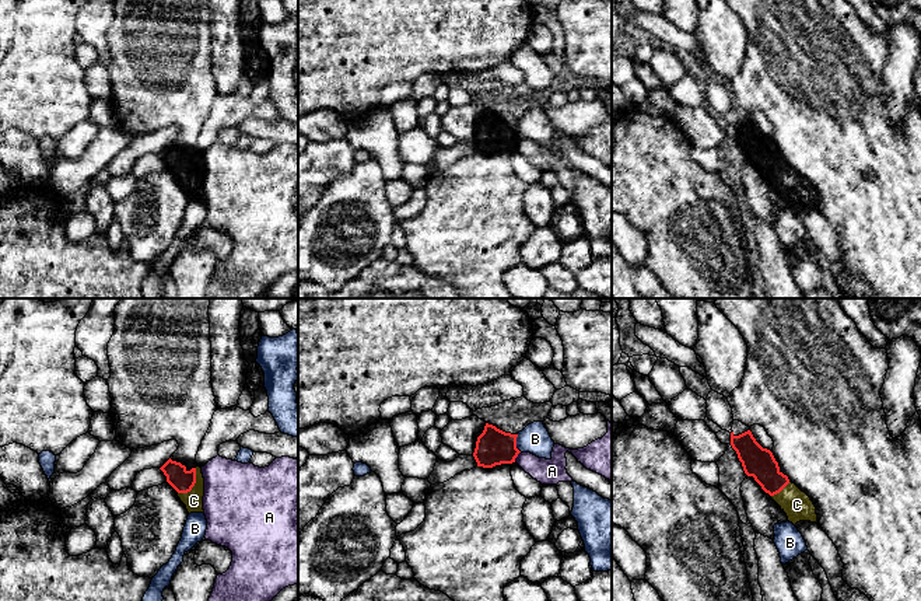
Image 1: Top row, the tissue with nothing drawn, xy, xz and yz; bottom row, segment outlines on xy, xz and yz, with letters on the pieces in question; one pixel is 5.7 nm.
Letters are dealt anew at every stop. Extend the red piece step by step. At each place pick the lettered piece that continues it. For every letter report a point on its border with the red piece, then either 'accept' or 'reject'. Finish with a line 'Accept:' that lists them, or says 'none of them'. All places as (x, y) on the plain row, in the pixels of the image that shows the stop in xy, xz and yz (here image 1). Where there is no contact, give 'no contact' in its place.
A: contact xz (517, 142); reject
B: contact xz (515, 129); reject
C: contact xy (193, 171); accept
Accept: C

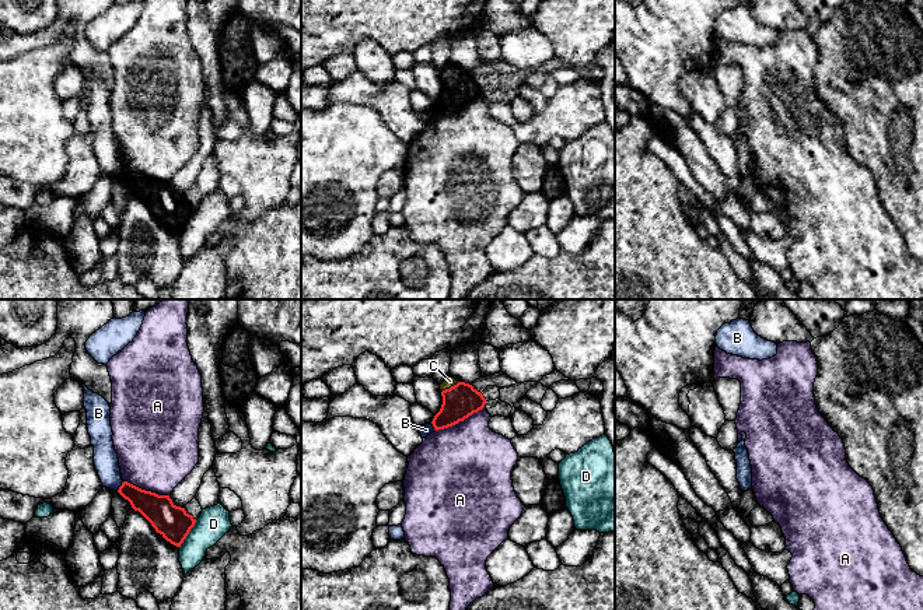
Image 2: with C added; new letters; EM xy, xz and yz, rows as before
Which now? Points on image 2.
A: contact xz (461, 107); reject
B: contact xy (121, 172); reject
C: contact xz (451, 73); accept
D: contact xy (188, 220); reject
Accept: C

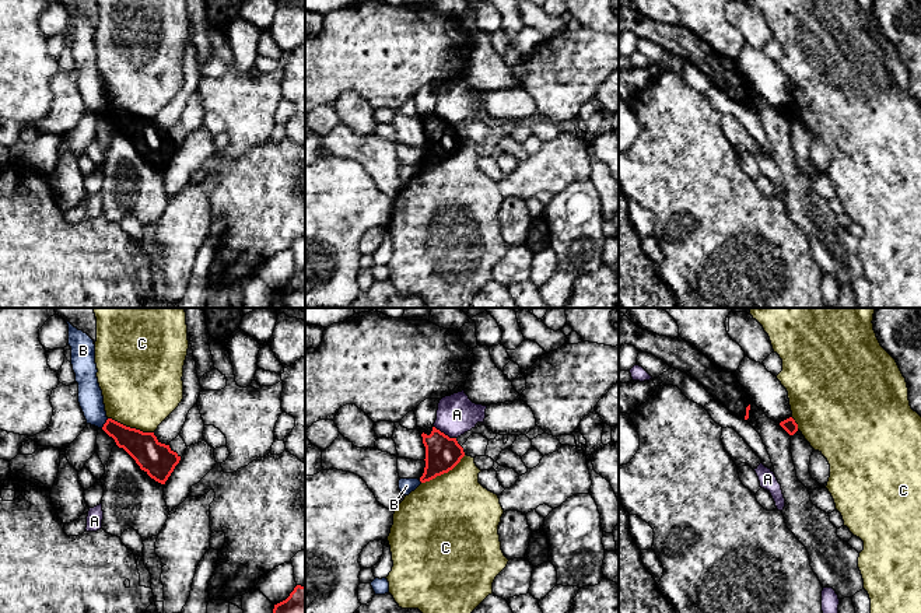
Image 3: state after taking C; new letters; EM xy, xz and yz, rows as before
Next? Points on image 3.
A: contact xz (444, 121); reject
B: contact xy (105, 109); reject
C: contact xy (129, 114); reject
Accept: none of them

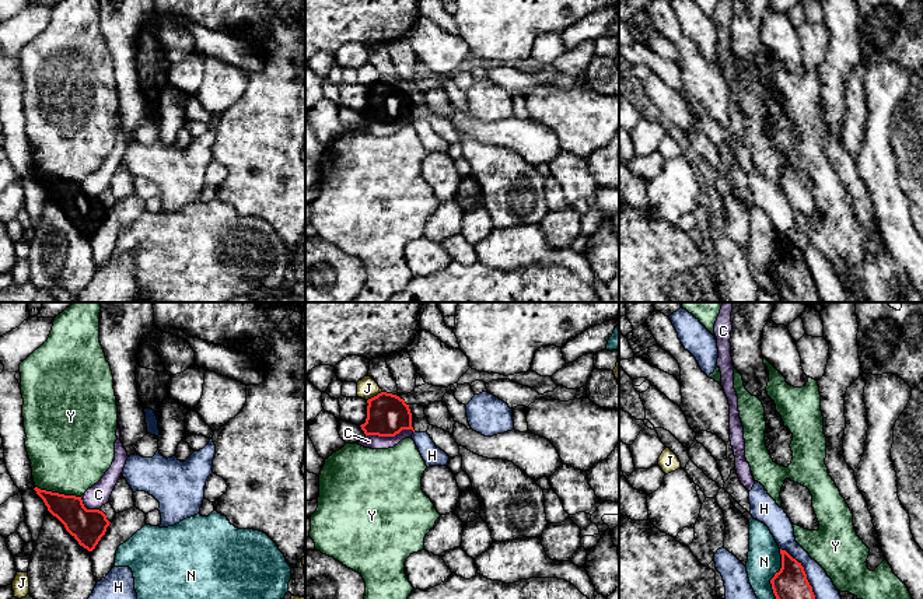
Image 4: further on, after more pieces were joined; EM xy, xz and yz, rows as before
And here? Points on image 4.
C: contact xz (390, 122); reject
H: contact yz (807, 266); reject
J: contact xz (374, 83); reject
N: contact yz (771, 266); reject
Y: contact xy (58, 179); reject
Accept: none of them

